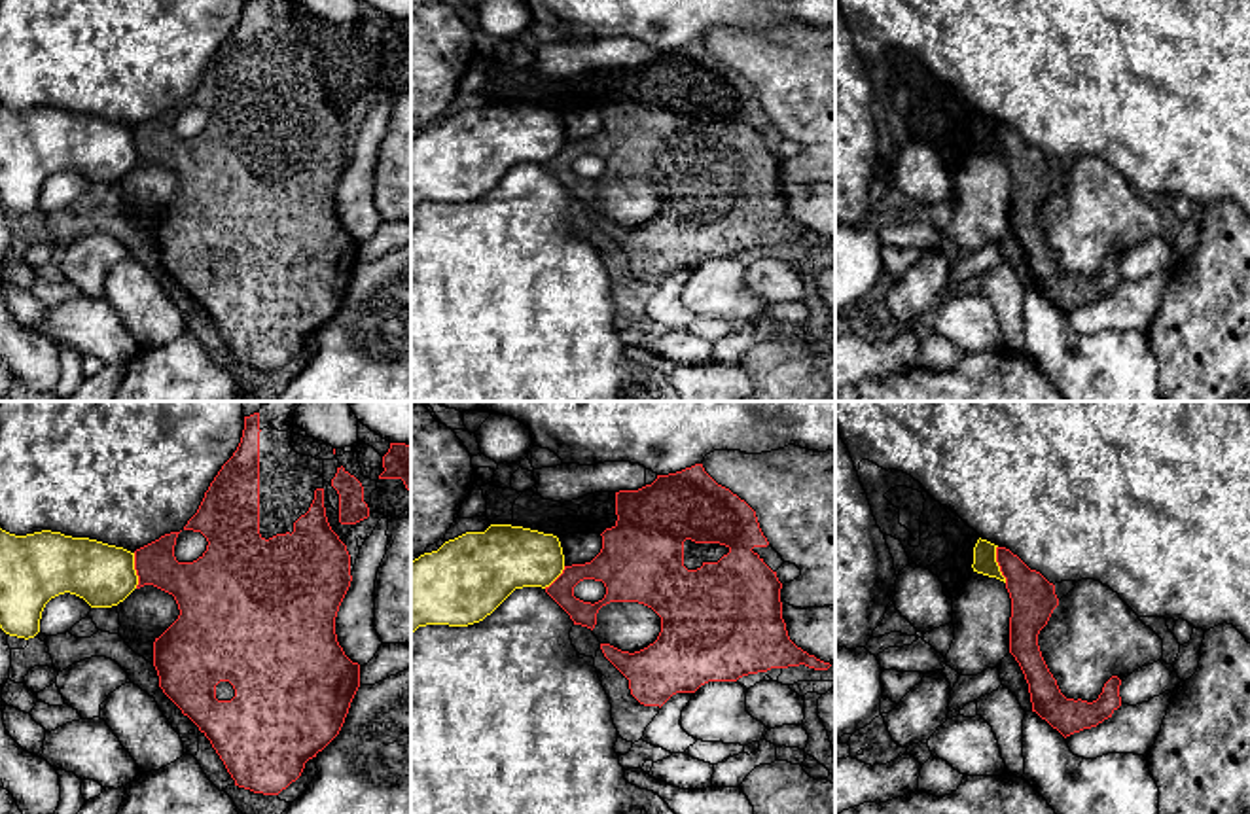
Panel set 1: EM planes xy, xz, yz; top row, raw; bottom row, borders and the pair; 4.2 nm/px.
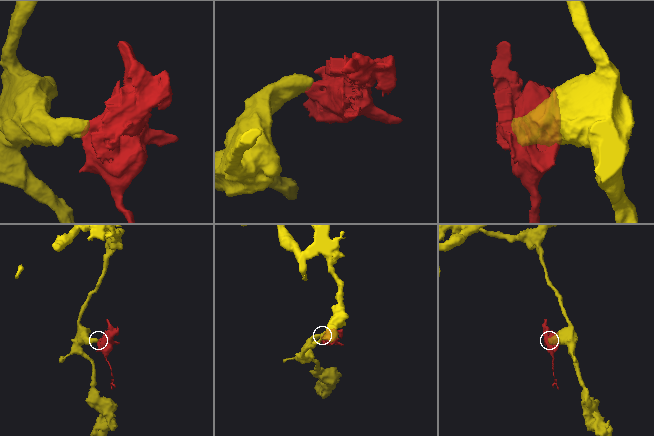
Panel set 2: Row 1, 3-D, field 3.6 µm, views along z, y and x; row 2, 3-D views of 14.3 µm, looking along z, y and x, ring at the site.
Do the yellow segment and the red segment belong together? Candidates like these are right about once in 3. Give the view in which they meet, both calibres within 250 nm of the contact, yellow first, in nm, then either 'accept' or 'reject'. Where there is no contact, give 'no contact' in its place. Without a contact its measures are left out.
yz | 100/190 nm | reject

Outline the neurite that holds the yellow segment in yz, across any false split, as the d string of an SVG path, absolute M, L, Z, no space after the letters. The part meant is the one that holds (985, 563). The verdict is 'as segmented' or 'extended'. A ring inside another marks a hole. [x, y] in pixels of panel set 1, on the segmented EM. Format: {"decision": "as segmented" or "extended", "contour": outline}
{"decision": "as segmented", "contour": "M979 538L975 547L973 547L973 564L972 564L972 568L977 574L996 577L996 579L1006 583L1006 577L1002 575L1000 566L996 562L996 547L998 545Z"}

